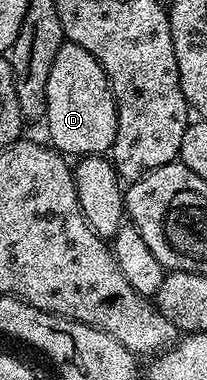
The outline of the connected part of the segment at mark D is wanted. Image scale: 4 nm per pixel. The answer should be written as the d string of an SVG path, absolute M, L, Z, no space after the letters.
M65 40L54 57L46 82L44 117L48 121L47 140L51 148L65 155L76 153L77 158L84 158L92 154L107 154L112 148L114 135L118 131L118 111L112 94L112 82L102 71L98 59L72 41Z

